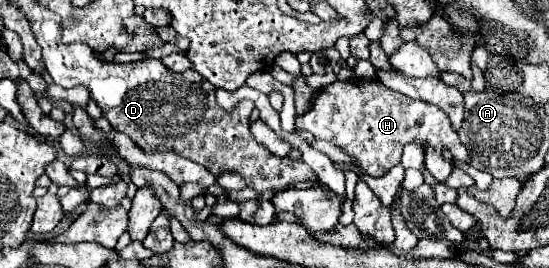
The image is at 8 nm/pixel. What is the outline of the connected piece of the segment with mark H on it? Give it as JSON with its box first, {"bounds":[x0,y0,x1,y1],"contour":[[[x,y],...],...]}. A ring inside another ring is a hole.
{"bounds":[296,81,468,177],"contour":[[[334,81],[332,85],[318,91],[312,101],[312,107],[296,117],[296,127],[314,135],[314,139],[330,141],[336,147],[344,149],[362,165],[362,169],[372,177],[382,177],[394,165],[400,163],[402,149],[408,143],[416,143],[420,147],[432,147],[442,153],[448,149],[454,161],[468,163],[468,151],[460,143],[458,133],[452,129],[448,115],[438,107],[432,107],[424,101],[408,99],[400,95],[380,81],[366,81],[368,85],[360,85],[356,81]]]}

